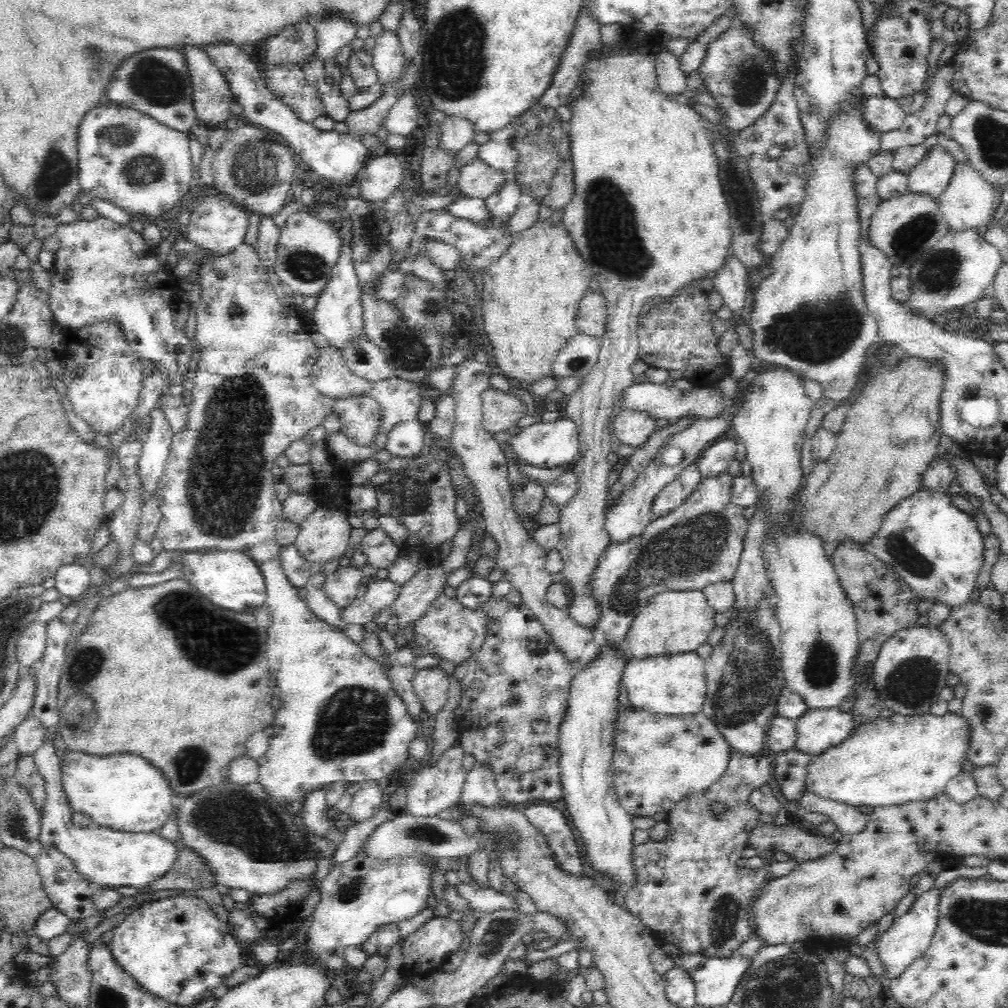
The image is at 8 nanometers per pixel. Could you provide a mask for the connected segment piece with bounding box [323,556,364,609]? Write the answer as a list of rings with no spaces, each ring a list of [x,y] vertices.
[[[348,556],[340,558],[338,570],[328,575],[323,584],[325,595],[338,608],[345,609],[357,598],[363,576],[361,569],[352,565]]]

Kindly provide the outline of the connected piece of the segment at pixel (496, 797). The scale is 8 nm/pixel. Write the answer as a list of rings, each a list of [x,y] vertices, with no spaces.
[[[476,763],[467,772],[463,792],[457,802],[458,816],[464,818],[472,814],[472,808],[495,808],[500,805],[500,794],[494,783],[492,770]]]

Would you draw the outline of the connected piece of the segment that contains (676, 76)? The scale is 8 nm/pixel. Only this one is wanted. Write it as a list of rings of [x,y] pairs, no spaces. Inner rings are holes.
[[[668,49],[653,53],[659,91],[666,96],[680,96],[686,92],[688,74],[680,69],[677,57]]]

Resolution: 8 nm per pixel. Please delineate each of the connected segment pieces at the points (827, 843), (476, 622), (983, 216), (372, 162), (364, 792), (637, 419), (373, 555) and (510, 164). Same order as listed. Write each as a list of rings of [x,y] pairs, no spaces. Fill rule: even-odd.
[[[758,823],[751,832],[748,844],[750,848],[765,856],[769,855],[771,850],[784,852],[797,863],[825,855],[834,845],[835,841],[830,837],[806,834],[790,823],[786,826]]]
[[[443,592],[432,602],[426,614],[414,621],[413,639],[426,655],[434,655],[448,660],[458,667],[468,662],[485,642],[487,636],[487,616],[483,608],[466,608],[457,597],[449,598]]]
[[[958,162],[949,186],[941,194],[939,200],[940,211],[951,231],[968,230],[988,222],[995,203],[996,190],[967,163]]]
[[[384,150],[370,157],[359,176],[360,199],[378,202],[388,199],[402,182],[399,154]]]
[[[378,780],[363,781],[359,784],[360,790],[353,795],[353,801],[348,807],[349,816],[354,822],[363,822],[374,816],[381,808],[384,798],[384,788]]]
[[[619,411],[611,422],[611,434],[622,444],[638,449],[648,440],[648,436],[658,429],[656,421],[657,419],[644,411]]]
[[[382,527],[373,528],[362,538],[362,553],[366,555],[372,568],[384,568],[395,559],[400,546],[396,546]]]
[[[491,139],[479,146],[477,157],[491,168],[503,172],[507,177],[514,175],[515,167],[519,162],[518,152],[512,145],[494,142]]]

